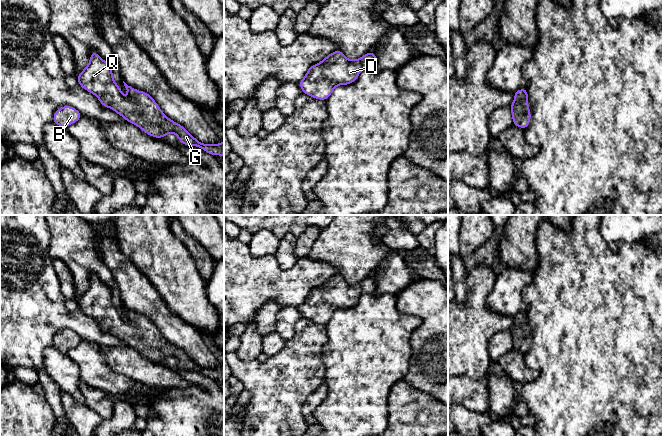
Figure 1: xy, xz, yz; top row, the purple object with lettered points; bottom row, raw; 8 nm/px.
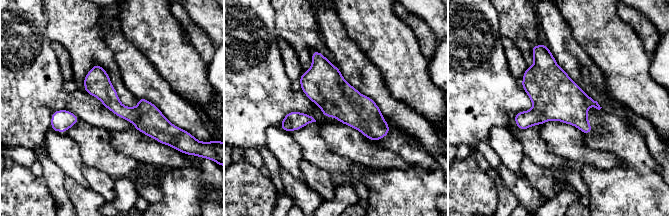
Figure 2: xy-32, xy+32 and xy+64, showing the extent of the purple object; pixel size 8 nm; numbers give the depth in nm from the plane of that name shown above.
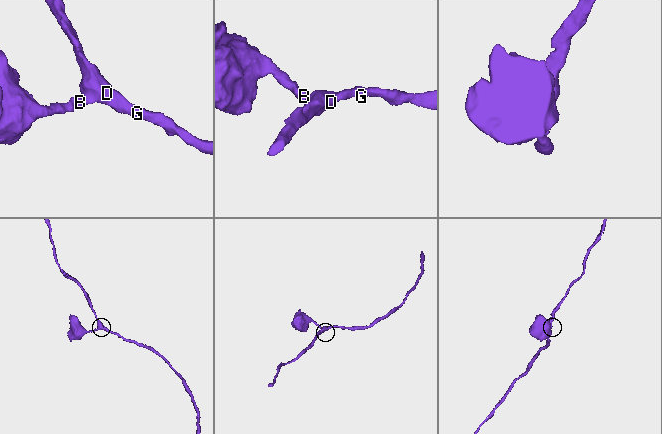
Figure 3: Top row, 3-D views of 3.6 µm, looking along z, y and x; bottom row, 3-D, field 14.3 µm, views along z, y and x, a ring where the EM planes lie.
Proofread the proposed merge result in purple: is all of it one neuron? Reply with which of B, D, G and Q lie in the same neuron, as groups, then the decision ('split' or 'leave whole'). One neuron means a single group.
groups B D G Q; leave whole

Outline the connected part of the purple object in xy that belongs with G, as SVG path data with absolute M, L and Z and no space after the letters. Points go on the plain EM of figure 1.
M95 275L90 277L89 288L77 299L77 303L83 313L97 320L102 330L114 334L146 358L162 363L168 357L174 357L181 368L196 370L213 380L224 381L224 366L212 369L198 365L182 349L169 343L148 317L138 315L123 305L129 318L125 322L113 303L111 290Z

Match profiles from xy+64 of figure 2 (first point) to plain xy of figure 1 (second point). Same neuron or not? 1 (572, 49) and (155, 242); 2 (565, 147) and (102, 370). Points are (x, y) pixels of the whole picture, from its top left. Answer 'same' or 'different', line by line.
1: different
2: different

